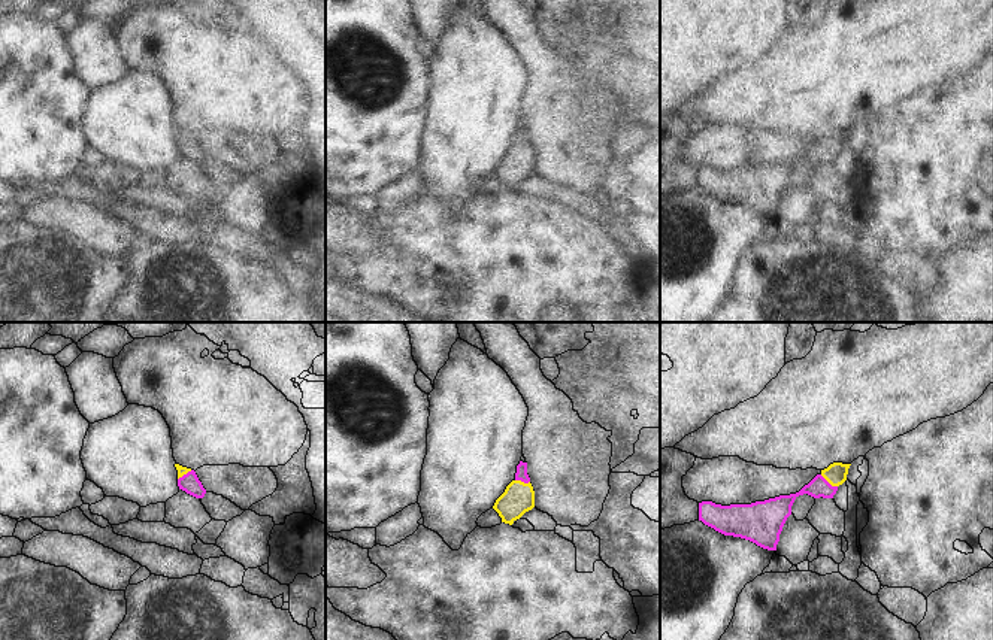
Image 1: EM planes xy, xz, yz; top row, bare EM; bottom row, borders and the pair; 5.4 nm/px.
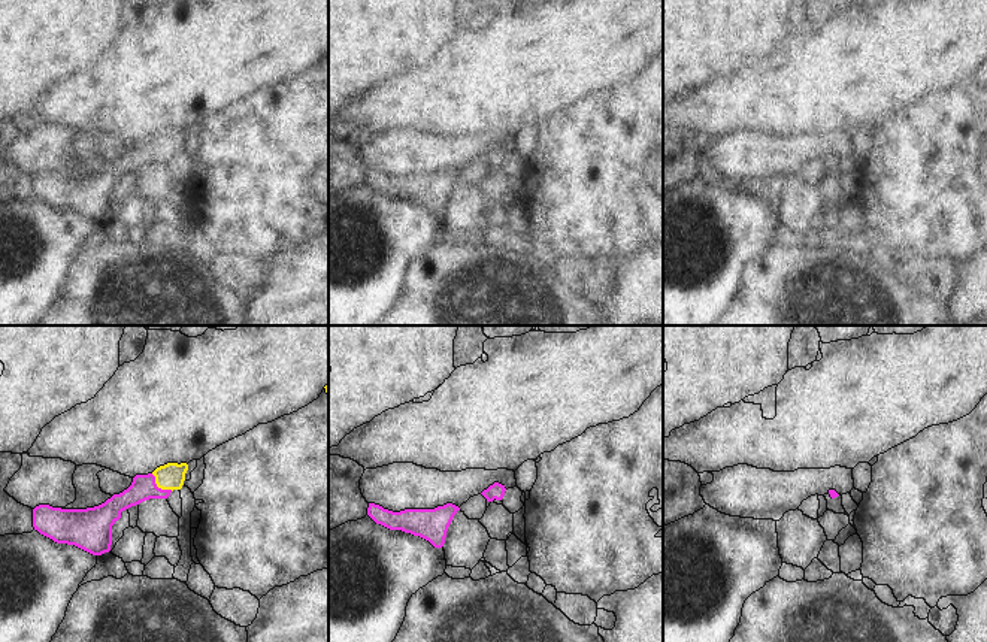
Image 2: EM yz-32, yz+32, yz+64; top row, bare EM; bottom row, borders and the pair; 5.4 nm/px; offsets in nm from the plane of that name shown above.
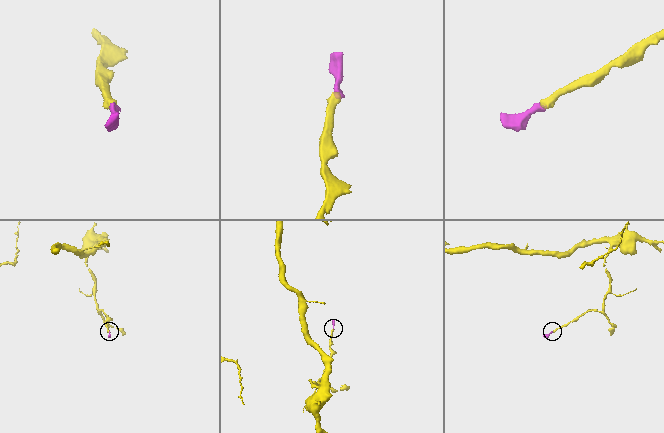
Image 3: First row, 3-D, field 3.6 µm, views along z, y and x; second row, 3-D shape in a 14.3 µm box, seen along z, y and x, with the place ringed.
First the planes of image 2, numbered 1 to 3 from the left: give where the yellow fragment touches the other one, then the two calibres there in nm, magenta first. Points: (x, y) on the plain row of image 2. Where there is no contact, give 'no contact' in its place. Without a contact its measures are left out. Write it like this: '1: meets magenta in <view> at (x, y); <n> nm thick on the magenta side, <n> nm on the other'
1: meets magenta in yz-32 at (157, 153); 140 nm thick on the magenta side, 140 nm on the other
2: no contact
3: no contact

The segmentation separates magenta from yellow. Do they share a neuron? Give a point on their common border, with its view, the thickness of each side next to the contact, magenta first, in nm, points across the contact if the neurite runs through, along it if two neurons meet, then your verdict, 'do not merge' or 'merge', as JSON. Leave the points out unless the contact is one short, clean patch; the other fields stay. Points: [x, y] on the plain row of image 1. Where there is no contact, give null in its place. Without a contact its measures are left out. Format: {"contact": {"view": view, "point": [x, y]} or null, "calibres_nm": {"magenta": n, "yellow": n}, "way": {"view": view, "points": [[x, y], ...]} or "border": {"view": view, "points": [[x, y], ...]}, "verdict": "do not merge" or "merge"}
{"contact": {"view": "yz", "point": [827, 148]}, "calibres_nm": {"magenta": 110, "yellow": 110}, "verdict": "merge"}

